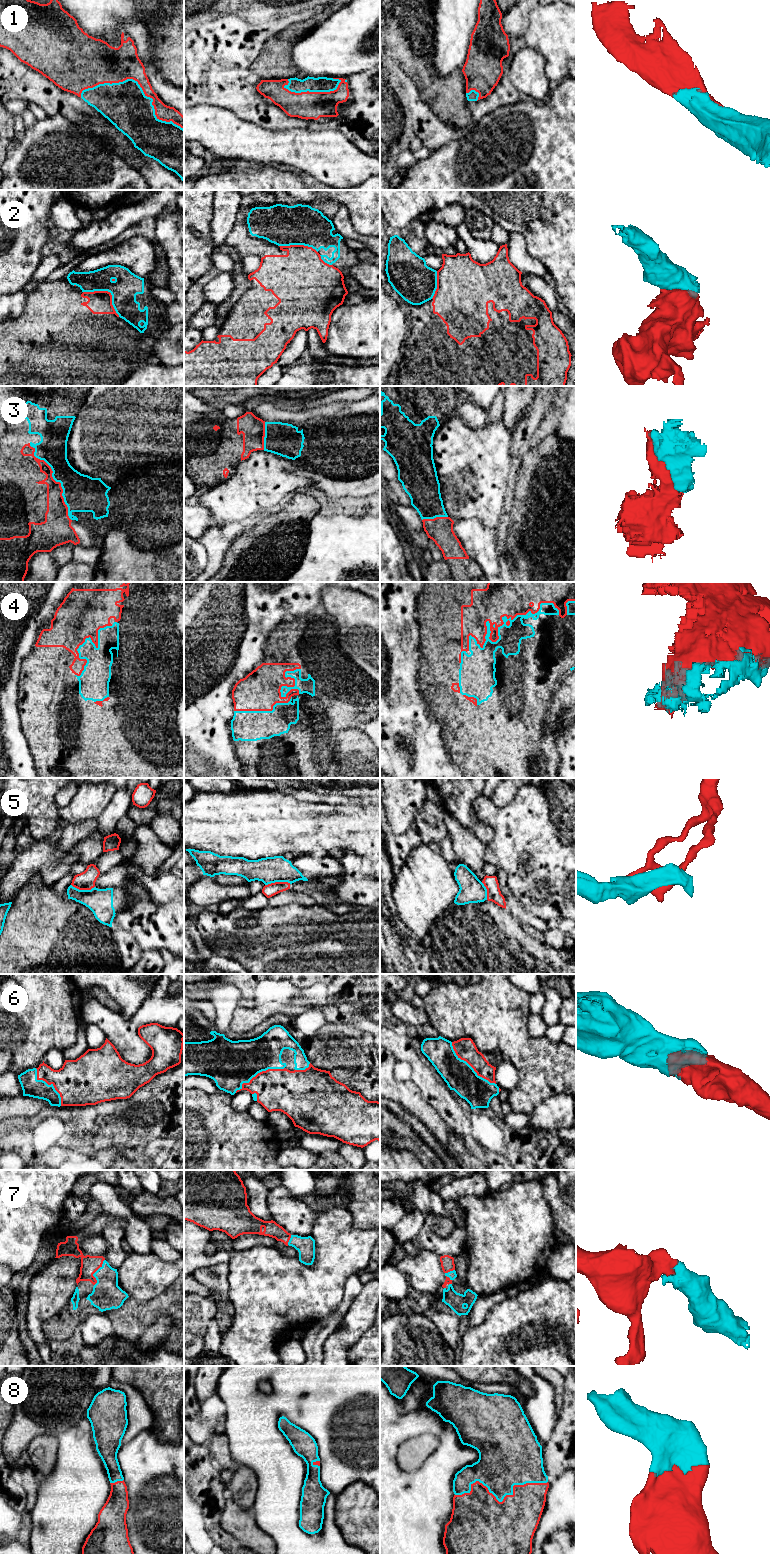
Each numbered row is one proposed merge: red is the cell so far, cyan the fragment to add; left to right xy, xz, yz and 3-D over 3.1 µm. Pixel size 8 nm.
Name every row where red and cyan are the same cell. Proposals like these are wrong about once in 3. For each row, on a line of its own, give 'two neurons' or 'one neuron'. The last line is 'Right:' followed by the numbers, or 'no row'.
1: one neuron
2: two neurons
3: one neuron
4: one neuron
5: two neurons
6: one neuron
7: one neuron
8: one neuron
Right: 1, 3, 4, 6, 7, 8

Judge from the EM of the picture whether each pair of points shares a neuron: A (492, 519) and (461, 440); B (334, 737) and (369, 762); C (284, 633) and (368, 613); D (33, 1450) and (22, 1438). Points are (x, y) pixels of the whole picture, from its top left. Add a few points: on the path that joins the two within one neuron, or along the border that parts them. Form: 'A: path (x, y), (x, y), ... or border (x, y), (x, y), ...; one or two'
A: path (484, 499), (477, 487), (477, 473), (468, 460); one
B: border (343, 739), (346, 744), (337, 753); two
C: border (328, 613), (337, 625), (340, 644); two
D: border (50, 1435), (37, 1435), (25, 1450); two

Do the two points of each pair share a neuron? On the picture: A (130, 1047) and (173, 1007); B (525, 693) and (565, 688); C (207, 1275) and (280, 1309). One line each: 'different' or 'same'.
A: same
B: different
C: different

